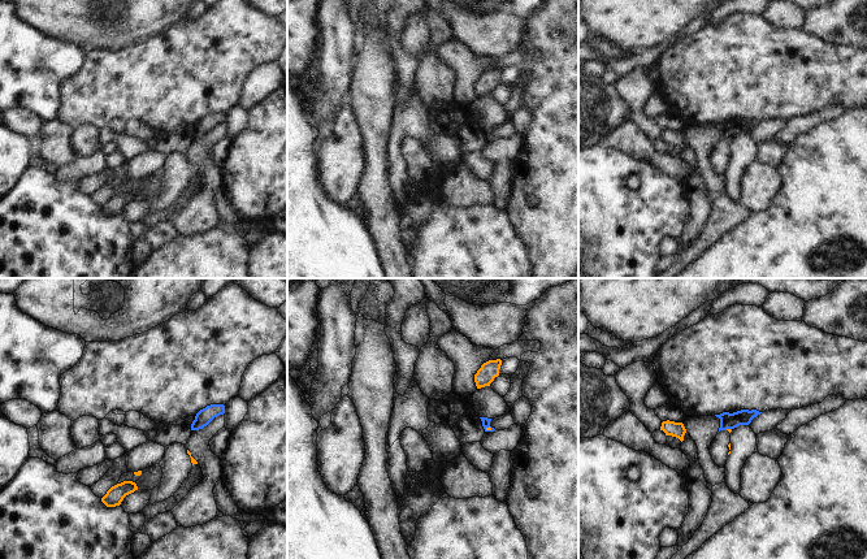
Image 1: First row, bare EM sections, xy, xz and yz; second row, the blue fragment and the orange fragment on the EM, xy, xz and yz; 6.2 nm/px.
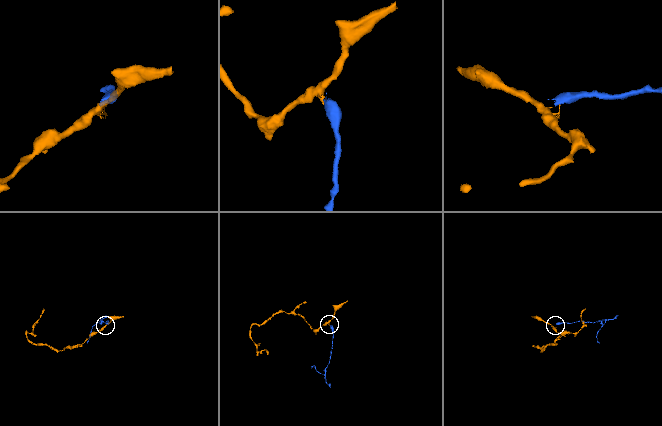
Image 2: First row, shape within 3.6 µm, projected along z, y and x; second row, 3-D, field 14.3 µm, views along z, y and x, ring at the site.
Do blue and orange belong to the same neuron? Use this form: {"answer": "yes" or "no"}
{"answer": "no"}

